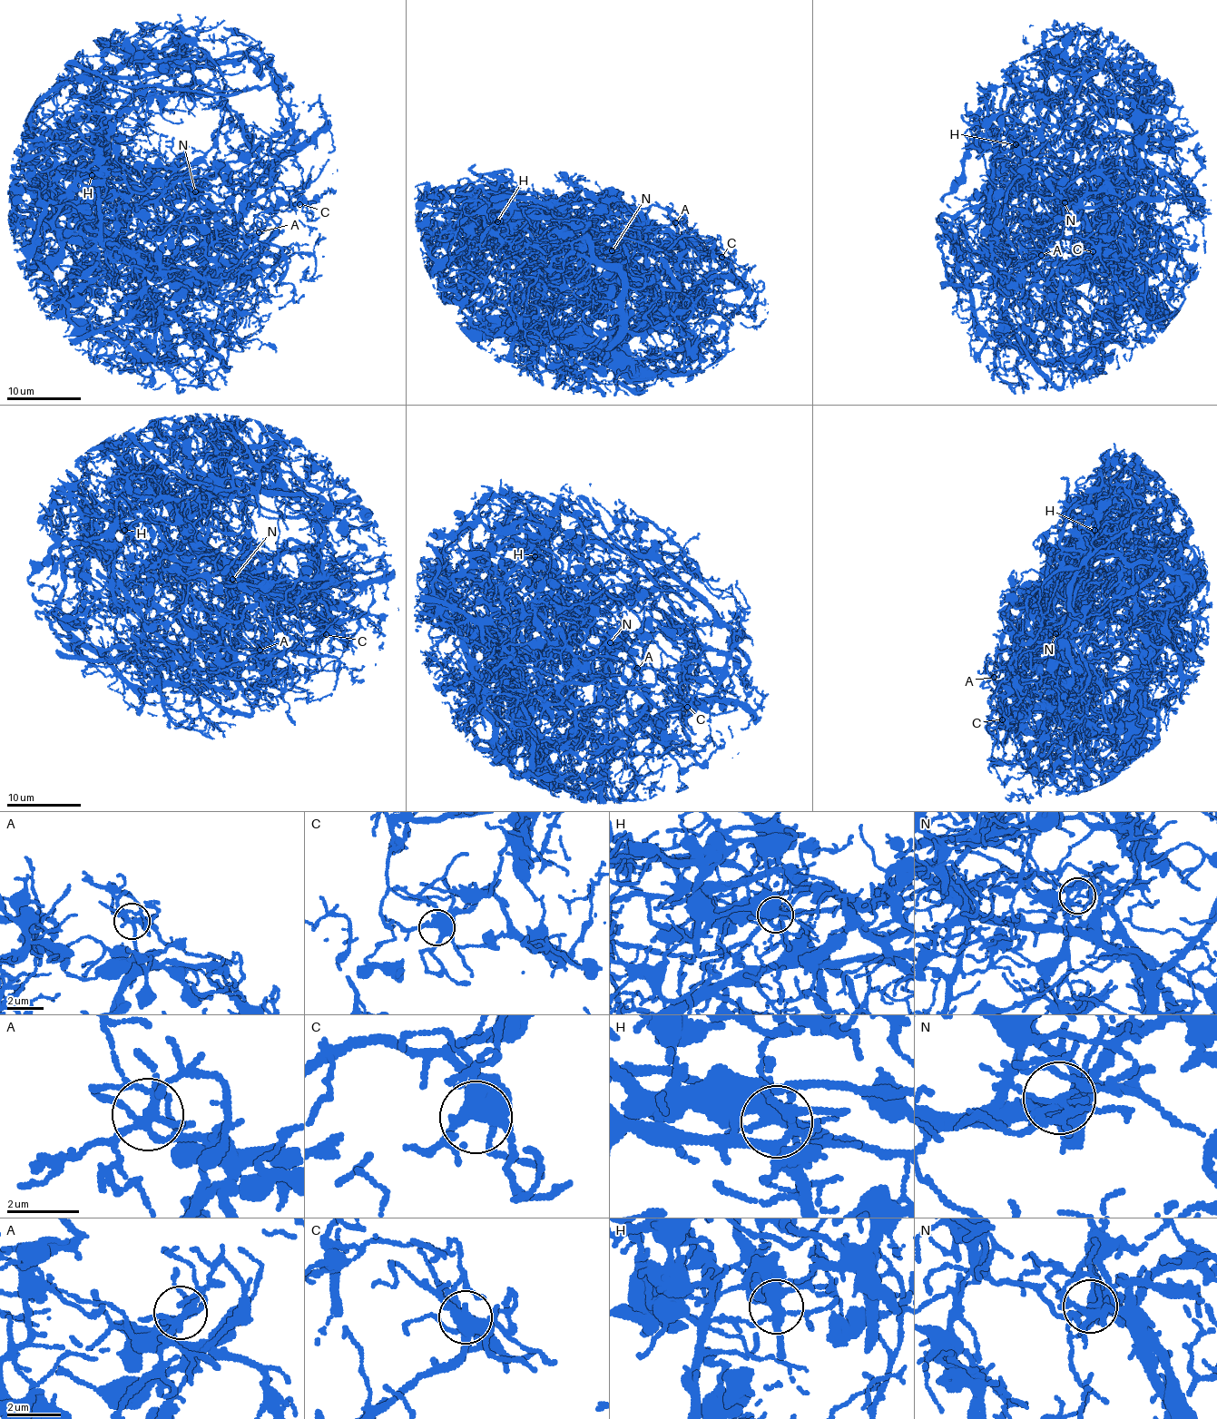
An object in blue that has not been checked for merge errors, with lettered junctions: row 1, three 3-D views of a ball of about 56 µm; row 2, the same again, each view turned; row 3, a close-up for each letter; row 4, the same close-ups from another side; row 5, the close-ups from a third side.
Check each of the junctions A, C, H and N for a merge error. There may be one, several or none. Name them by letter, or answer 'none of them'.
H, N

